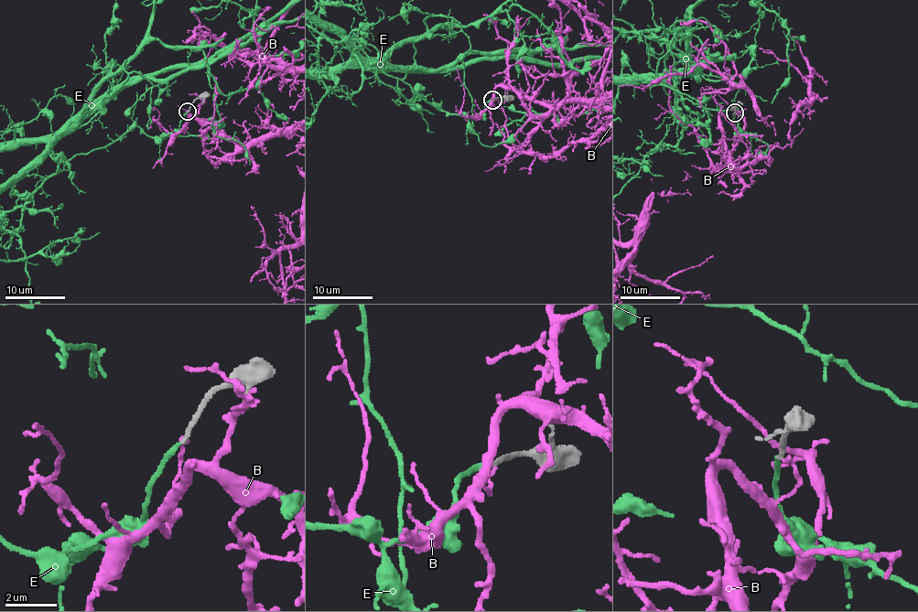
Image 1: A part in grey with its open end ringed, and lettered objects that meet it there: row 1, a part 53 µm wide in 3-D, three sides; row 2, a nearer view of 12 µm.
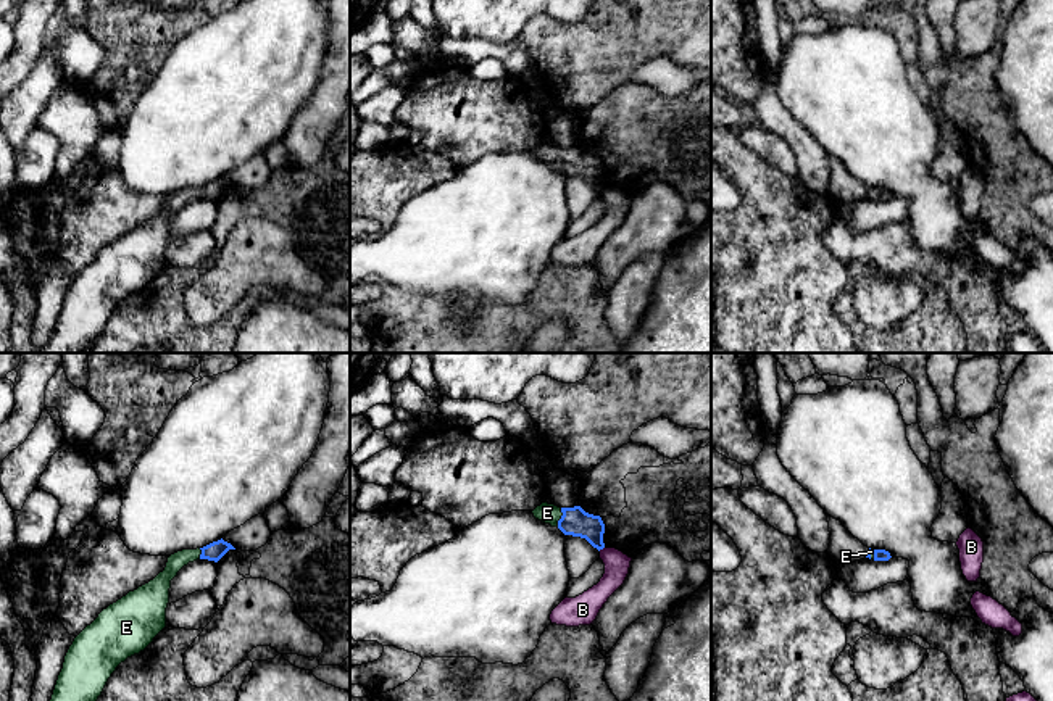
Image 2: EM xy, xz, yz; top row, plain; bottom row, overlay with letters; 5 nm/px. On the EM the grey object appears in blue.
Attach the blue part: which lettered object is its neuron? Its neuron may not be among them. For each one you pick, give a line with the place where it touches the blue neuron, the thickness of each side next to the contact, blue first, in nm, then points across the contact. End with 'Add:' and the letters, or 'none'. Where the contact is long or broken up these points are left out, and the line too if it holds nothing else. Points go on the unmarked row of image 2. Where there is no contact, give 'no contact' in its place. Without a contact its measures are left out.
E: meets blue in xz at (561, 157); 140 nm thick on the blue side, 100 nm on the other; runs through xz (574, 160), (561, 157), (547, 152)
Add: E

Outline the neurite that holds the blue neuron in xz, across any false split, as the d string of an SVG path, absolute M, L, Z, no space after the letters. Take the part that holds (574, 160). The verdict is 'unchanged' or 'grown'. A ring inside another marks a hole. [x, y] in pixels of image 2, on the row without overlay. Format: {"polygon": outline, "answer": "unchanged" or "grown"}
{"polygon": "M545 140L532 153L545 163L558 166L564 174L585 177L598 190L605 187L601 156L585 151L581 145L558 147Z", "answer": "grown"}

